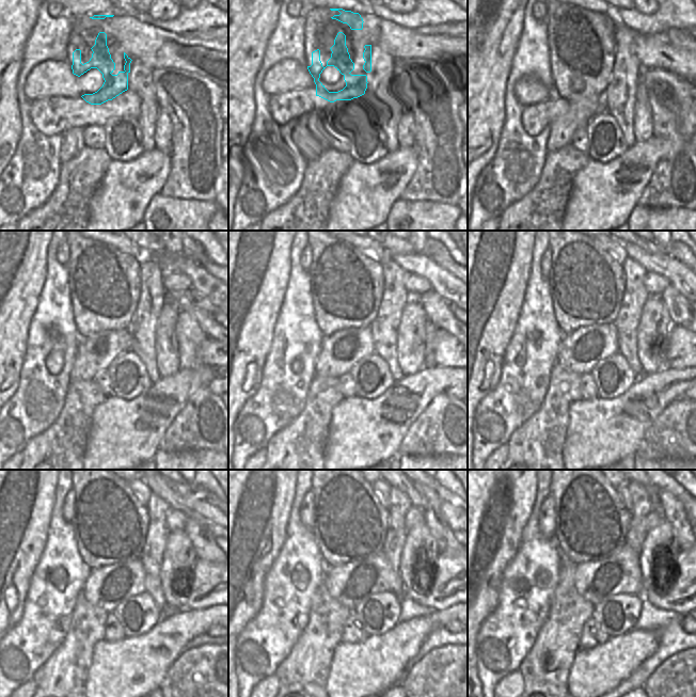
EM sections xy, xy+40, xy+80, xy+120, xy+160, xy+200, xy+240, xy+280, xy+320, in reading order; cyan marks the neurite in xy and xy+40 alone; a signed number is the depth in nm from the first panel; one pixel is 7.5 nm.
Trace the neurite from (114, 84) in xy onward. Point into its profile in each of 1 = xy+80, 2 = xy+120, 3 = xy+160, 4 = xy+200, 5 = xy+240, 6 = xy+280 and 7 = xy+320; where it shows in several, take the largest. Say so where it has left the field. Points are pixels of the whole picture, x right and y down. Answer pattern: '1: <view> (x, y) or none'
1: xy+80 (579, 62)
2: xy+120 (117, 259)
3: xy+160 (329, 295)
4: xy+200 (572, 296)
5: xy+240 (91, 534)
6: xy+280 (330, 534)
7: xy+320 (569, 533)

